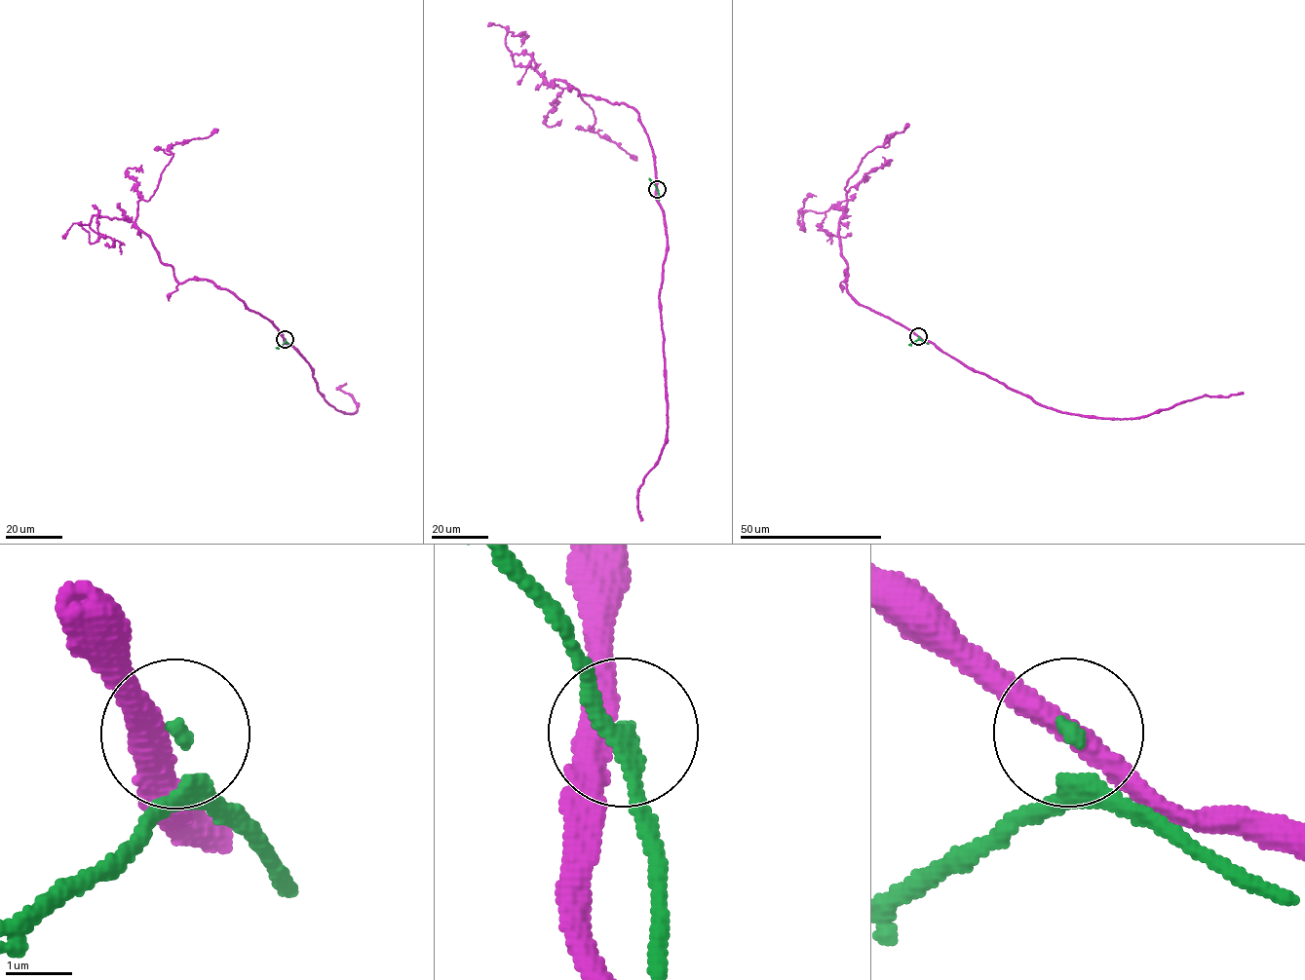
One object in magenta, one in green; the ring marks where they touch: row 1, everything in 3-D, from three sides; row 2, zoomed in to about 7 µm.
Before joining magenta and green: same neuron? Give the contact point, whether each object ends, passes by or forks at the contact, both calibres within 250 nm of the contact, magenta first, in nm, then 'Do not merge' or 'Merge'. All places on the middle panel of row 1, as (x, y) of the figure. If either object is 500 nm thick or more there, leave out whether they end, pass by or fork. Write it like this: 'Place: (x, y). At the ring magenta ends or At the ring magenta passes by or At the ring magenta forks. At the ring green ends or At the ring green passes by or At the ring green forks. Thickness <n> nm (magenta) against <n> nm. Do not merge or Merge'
Place: (657, 189). At the ring magenta passes by. At the ring green ends. Thickness 380 nm (magenta) against 190 nm. Do not merge

